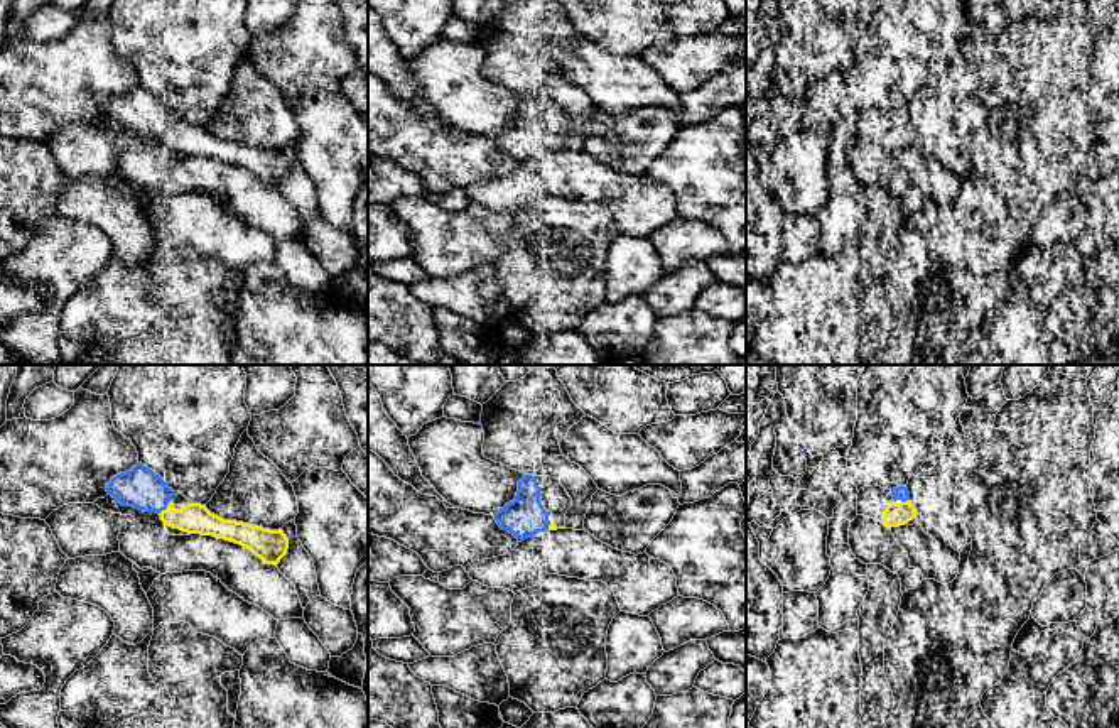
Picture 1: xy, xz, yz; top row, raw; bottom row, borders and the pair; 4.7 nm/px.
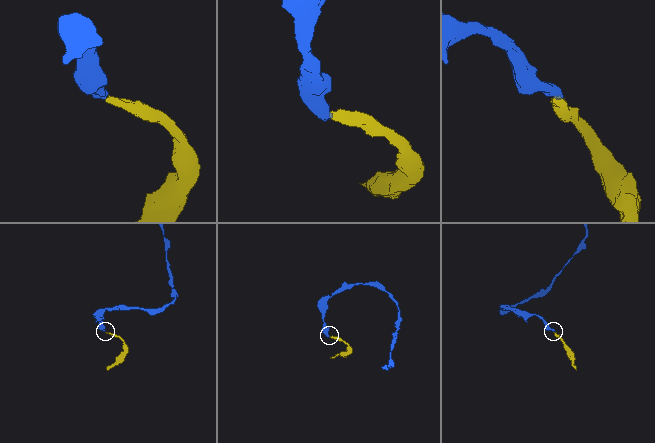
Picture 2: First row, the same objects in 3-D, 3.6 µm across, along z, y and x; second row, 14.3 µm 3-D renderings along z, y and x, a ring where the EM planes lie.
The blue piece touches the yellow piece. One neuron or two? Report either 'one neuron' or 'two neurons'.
one neuron

